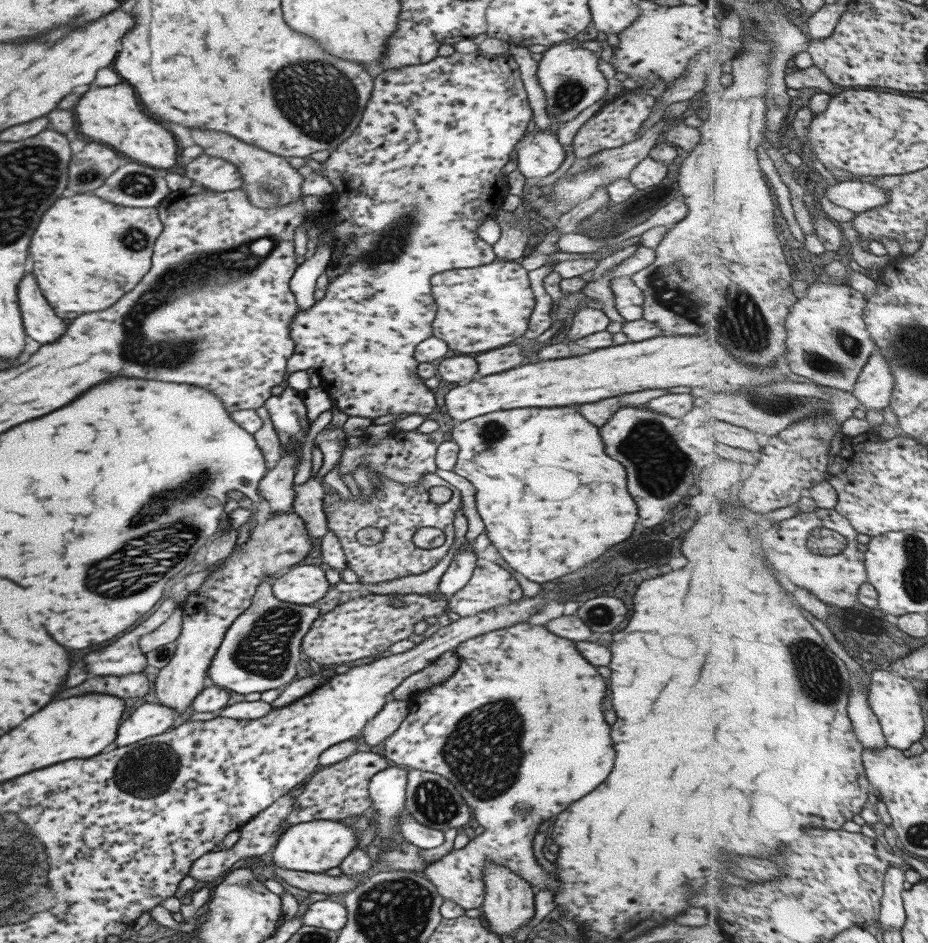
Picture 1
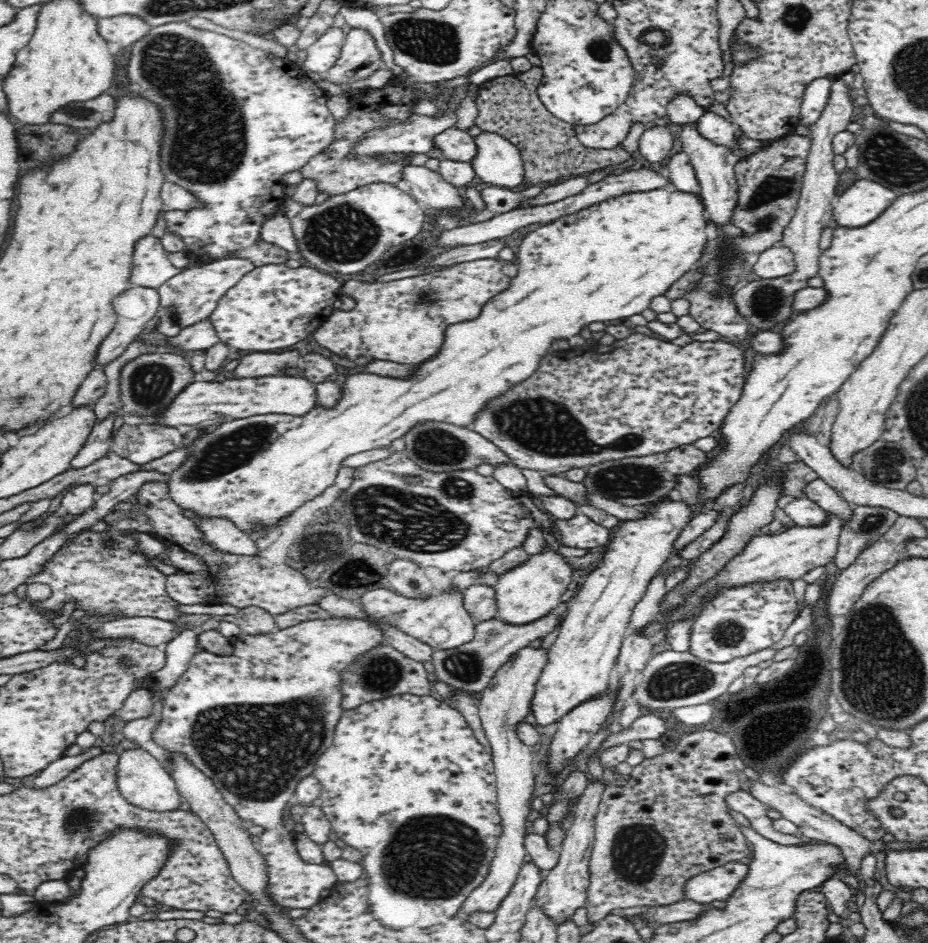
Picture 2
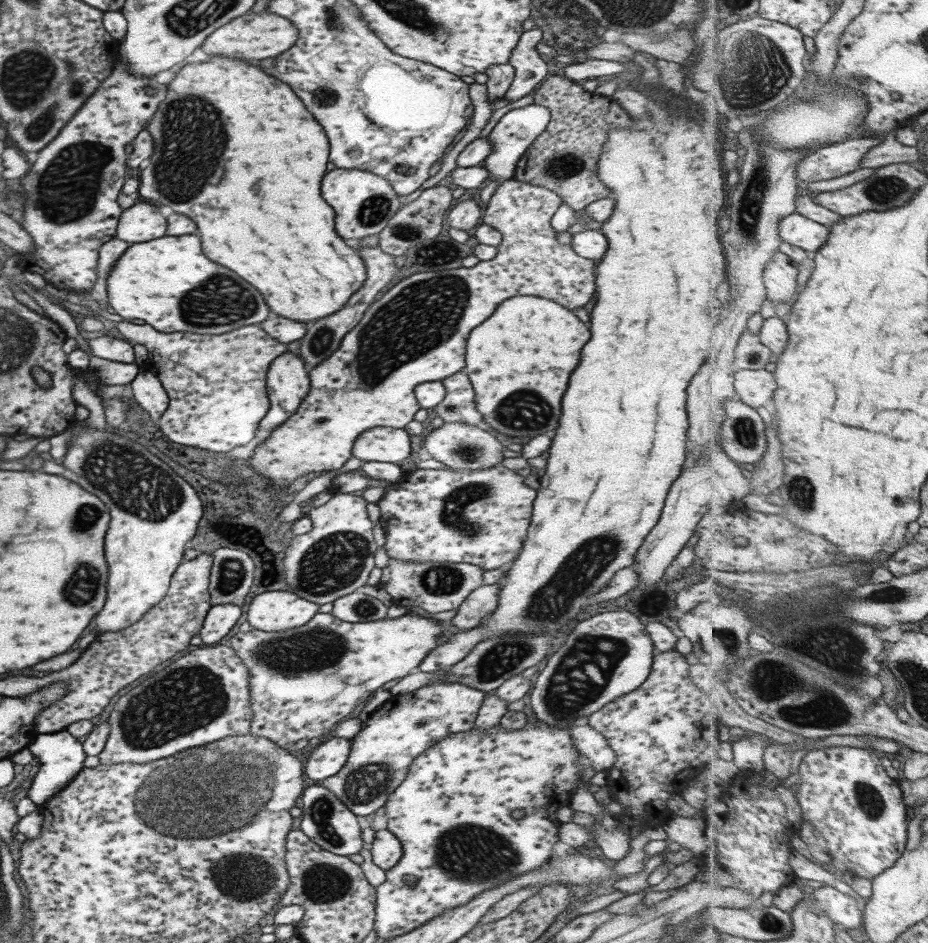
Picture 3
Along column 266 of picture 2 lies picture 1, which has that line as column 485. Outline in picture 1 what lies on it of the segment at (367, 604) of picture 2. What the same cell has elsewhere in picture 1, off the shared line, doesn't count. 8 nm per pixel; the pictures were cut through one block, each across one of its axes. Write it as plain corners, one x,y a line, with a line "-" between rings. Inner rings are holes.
528,623
515,624
475,636
475,638
469,638
455,646
453,652
458,658
459,664
451,677
431,689
425,689
415,694
410,700
408,713
399,723
398,729
380,739
383,758
390,764
394,762
395,765
405,767
407,770
415,769
432,772
446,778
459,792
465,804
470,806
472,823
483,827
483,832
478,838
471,839
463,848
451,850
437,861
429,863
420,874
435,887
442,900
451,900
451,902
464,910
469,910
469,908
479,909
482,905
484,890
483,880
481,879
483,878
483,869
486,862
497,862
501,866
508,868
533,888
533,893
545,887
552,894
557,894
561,882
559,882
556,869
552,872
546,872
537,863
531,851
531,841
541,822
559,814
563,808
567,808
571,802
579,800
581,796
589,794
597,784
601,784
605,780
605,776
609,774
609,770
613,766
613,756
615,754
613,754
611,740
609,740
609,728
607,728
607,724
603,720
603,714
601,714
601,700
603,700
603,694
605,694
605,682
595,672
595,668
581,658
581,654
575,650
573,642
569,642
565,638
559,638
559,636
553,636
543,626
533,626
533,624

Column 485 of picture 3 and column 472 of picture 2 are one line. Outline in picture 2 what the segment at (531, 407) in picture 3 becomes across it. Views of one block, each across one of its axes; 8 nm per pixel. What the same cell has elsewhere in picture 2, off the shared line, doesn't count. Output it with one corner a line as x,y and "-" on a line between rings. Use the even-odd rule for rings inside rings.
664,189
650,190
647,192
638,192
626,194
620,197
610,198
605,202
592,206
591,208
580,210
576,214
568,214
562,218
555,219
551,223
542,224
538,229
531,231
520,241
517,274
509,278
508,288
496,294
490,302
486,302
480,310
480,314
472,322
458,322
452,326
446,326
444,342
440,346
440,352
434,358
428,358
420,366
410,366
411,373
403,377
382,376
370,373
353,373
345,376
344,383
341,386
340,398
334,406
316,405
308,413
296,416
287,414
257,414
246,418
237,418
225,422
214,422
206,425
206,429
201,429
193,438
190,446
187,446
186,456
182,464
167,475
167,487
170,498
183,510
193,512
195,518
225,518
231,522
238,530
241,530
246,536
256,541
258,538
264,538
268,530
272,530
282,518
290,516
300,506
306,502
314,500
320,496
326,488
330,488
338,476
338,470
342,468
342,462
349,456
354,456
378,448
391,448
392,442
403,438
420,424
426,422
445,422
453,424
458,428
469,428
476,420
478,414
484,408
490,405
490,401
501,398
502,394
510,392
515,385
524,382
530,378
546,354
551,350
552,344
556,340
568,340
572,336
579,335
584,328
592,322
610,322
610,320
628,319
634,314
642,314
646,308
650,308
650,303
654,297
664,295
664,293
681,276
692,270
697,265
698,260
702,258
703,250
708,239
711,237
711,231
705,224
705,206
703,200
694,197
694,195
682,192
666,192

